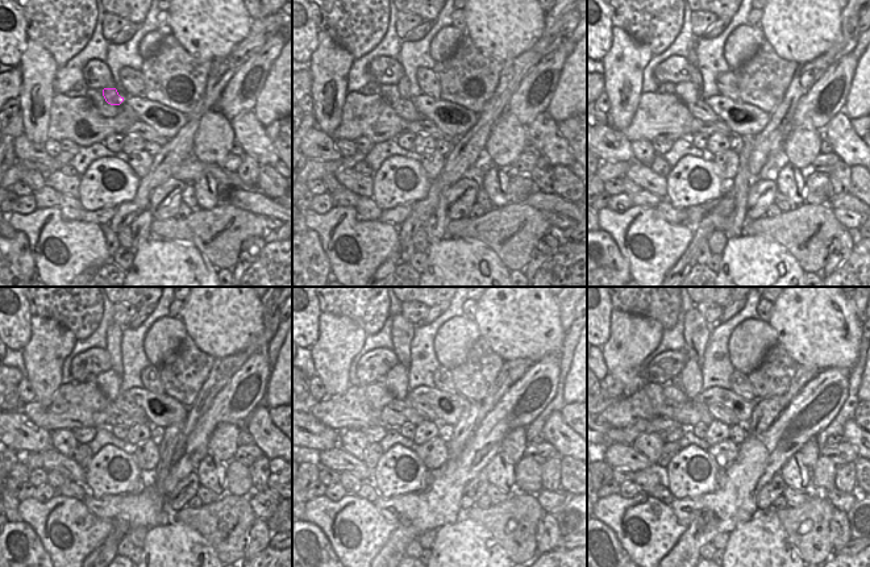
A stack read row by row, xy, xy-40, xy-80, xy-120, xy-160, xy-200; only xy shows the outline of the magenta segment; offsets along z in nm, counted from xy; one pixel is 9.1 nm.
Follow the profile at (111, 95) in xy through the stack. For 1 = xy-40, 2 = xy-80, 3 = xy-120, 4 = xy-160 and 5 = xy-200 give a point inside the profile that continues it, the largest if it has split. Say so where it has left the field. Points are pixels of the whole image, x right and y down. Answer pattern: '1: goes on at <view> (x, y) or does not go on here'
1: goes on at xy-40 (403, 86)
2: goes on at xy-80 (696, 79)
3: goes on at xy-120 (112, 358)
4: goes on at xy-160 (402, 332)
5: goes on at xy-200 (695, 329)

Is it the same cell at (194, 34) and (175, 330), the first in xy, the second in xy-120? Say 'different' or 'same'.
different

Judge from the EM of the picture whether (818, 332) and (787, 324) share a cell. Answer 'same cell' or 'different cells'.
same cell

